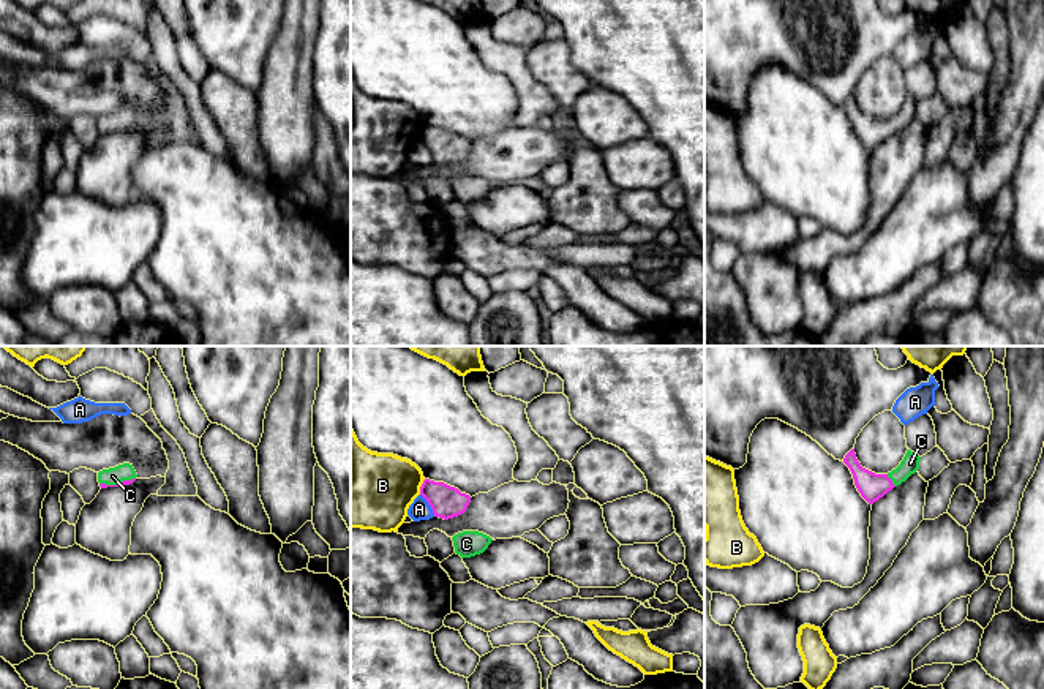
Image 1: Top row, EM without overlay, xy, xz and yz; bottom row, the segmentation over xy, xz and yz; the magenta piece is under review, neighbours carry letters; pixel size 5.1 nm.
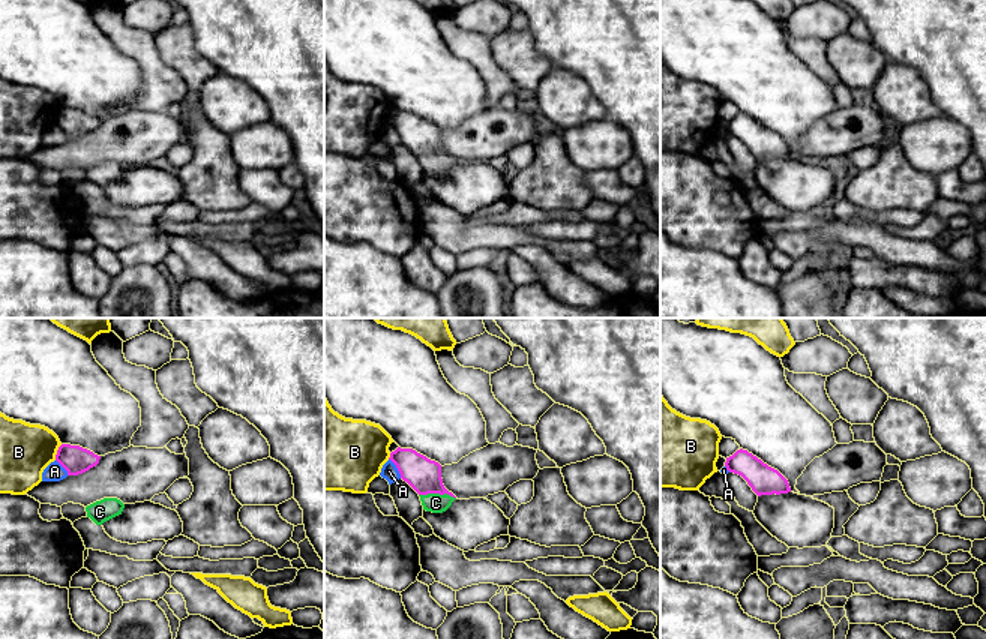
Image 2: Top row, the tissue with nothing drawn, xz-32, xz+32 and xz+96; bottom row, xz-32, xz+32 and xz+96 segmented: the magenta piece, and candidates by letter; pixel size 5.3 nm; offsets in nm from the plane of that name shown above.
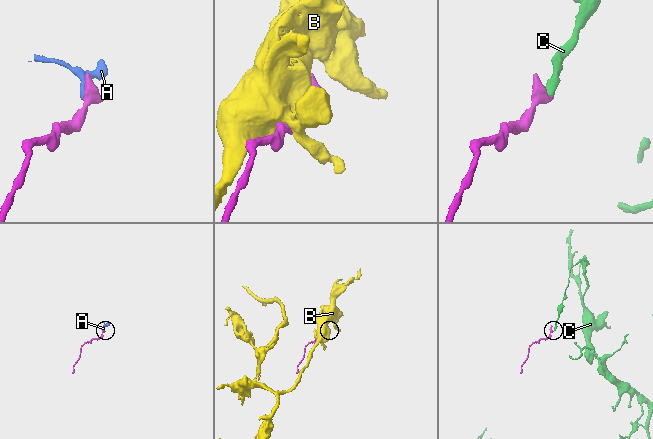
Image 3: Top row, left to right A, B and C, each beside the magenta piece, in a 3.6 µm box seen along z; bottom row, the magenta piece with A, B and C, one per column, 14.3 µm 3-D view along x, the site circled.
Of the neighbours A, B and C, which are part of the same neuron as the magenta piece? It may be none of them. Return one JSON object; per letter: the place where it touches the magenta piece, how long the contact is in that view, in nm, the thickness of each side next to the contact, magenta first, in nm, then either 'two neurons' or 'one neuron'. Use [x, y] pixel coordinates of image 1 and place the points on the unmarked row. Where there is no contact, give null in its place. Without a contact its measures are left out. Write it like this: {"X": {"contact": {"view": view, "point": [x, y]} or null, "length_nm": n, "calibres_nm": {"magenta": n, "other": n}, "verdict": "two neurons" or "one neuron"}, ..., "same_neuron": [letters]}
{"A": {"contact": {"view": "xz", "point": [428, 149]}, "length_nm": 140, "calibres_nm": {"magenta": 160, "other": 100}, "verdict": "two neurons"}, "B": {"contact": {"view": "xz", "point": [420, 133]}, "length_nm": 90, "calibres_nm": {"magenta": 160, "other": 380}, "verdict": "two neurons"}, "C": {"contact": {"view": "yz", "point": [891, 127]}, "length_nm": 80, "calibres_nm": {"magenta": 140, "other": 90}, "verdict": "one neuron"}, "same_neuron": ["C"]}

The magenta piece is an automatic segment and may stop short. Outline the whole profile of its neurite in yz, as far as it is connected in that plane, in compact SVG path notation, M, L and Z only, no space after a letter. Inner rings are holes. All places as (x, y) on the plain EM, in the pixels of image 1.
M851 95L843 104L843 109L853 120L858 137L869 150L873 150L894 133L900 131L911 120L914 120L919 115L919 107L921 103L908 95L903 106L896 115L888 120L875 120L861 112L856 104L854 95Z

